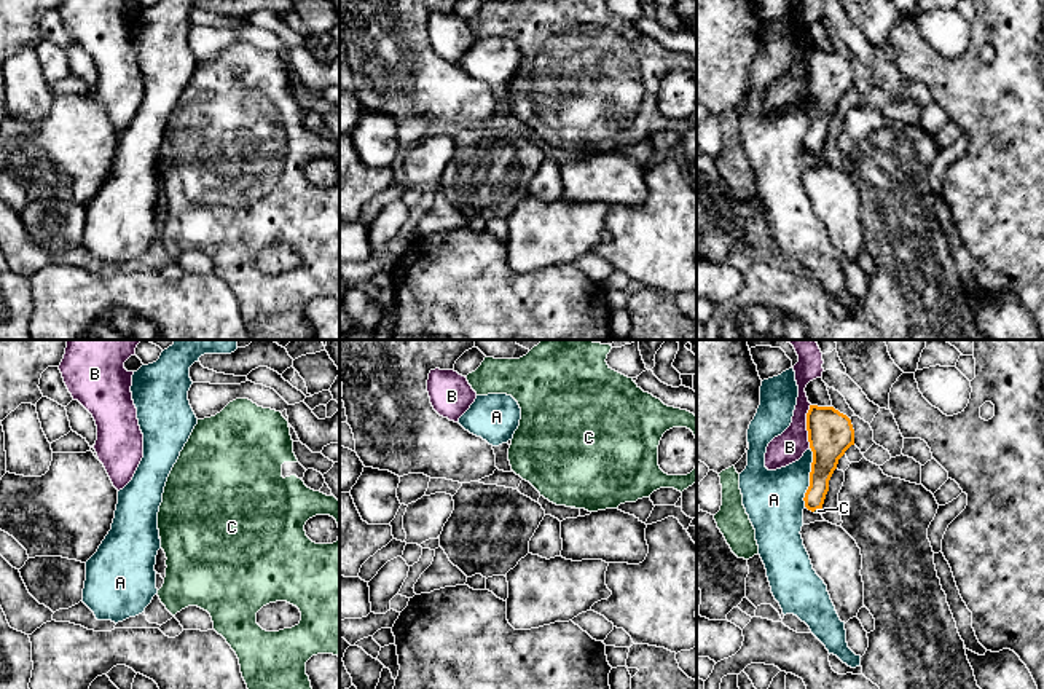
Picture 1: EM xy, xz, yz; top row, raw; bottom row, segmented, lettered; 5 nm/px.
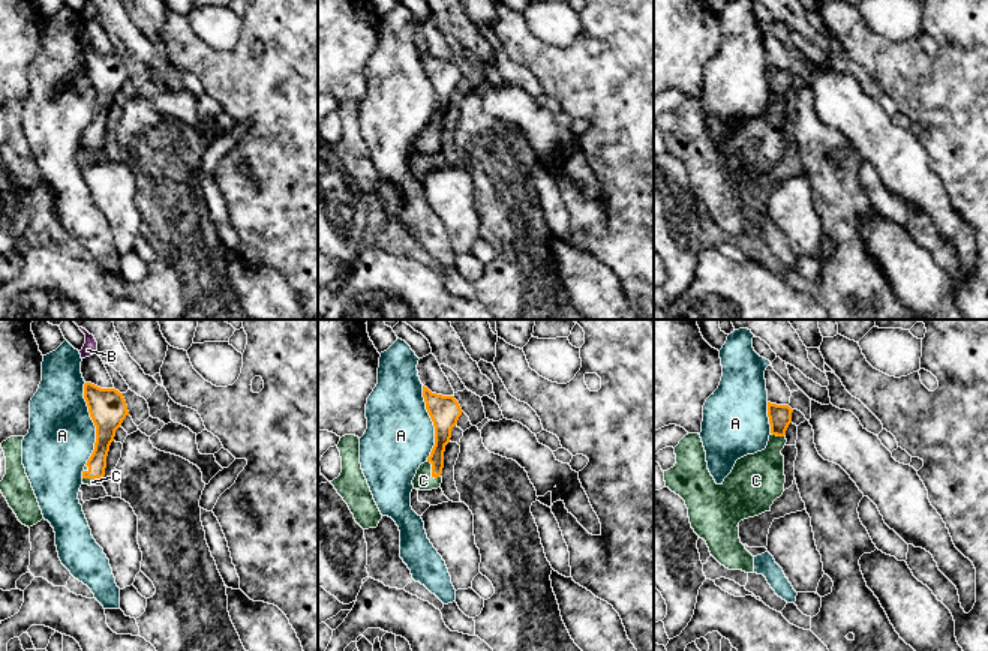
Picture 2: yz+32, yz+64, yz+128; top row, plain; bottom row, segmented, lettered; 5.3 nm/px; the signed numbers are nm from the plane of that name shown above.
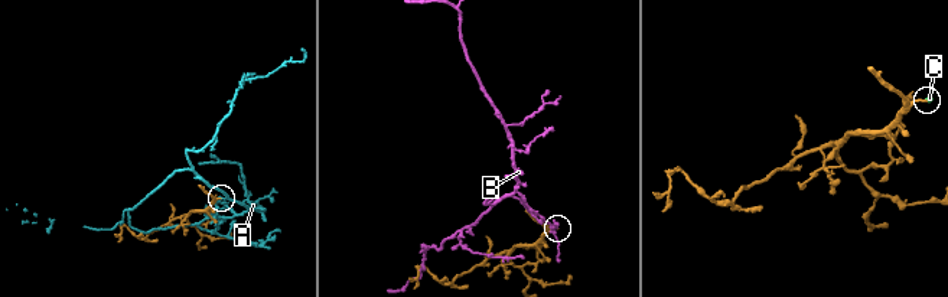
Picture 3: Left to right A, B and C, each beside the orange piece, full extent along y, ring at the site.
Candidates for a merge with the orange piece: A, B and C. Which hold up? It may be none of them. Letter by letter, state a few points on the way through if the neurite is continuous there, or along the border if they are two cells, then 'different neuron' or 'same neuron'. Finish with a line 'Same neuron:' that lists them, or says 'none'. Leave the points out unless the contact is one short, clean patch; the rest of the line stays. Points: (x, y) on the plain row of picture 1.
A: border yz (810, 90), (812, 114), (804, 149); different neuron
B: different neuron
C: way yz (824, 104), (816, 134), (816, 152), (818, 153); same neuron
Same neuron: C

